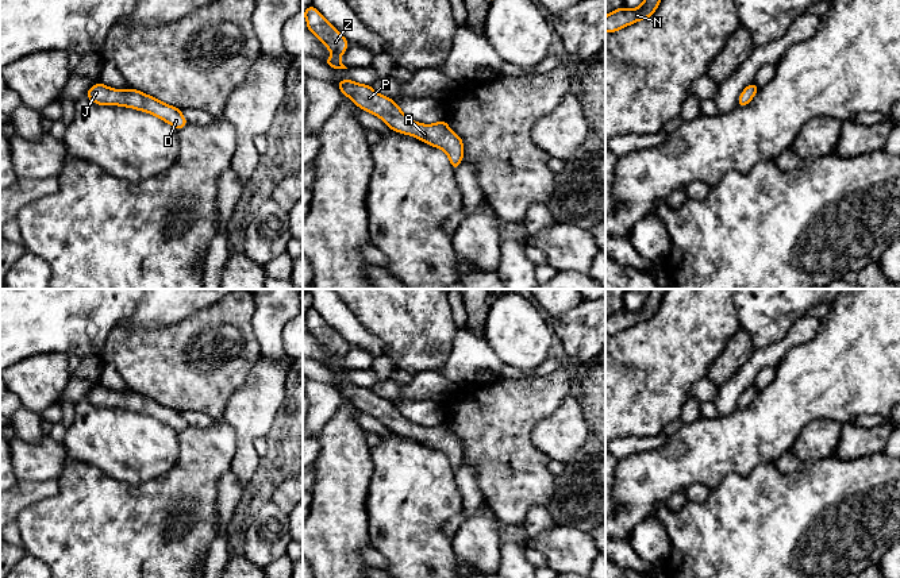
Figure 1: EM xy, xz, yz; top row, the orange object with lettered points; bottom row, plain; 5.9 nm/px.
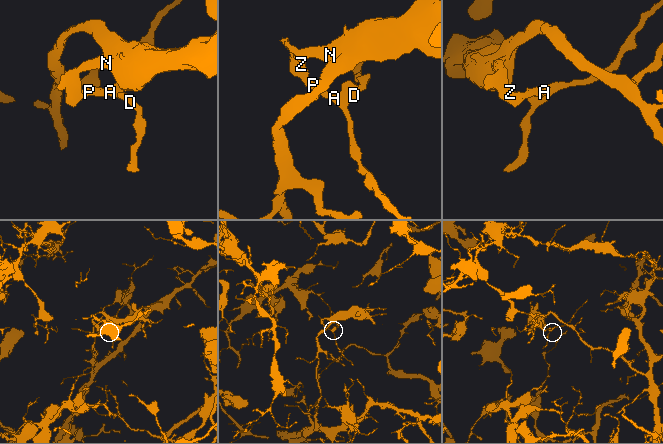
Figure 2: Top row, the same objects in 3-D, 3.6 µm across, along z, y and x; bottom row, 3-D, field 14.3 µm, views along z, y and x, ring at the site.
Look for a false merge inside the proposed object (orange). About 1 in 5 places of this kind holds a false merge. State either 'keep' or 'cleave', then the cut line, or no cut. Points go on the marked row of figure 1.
keep; cut none

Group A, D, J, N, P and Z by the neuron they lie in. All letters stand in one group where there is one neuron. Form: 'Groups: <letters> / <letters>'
Groups: A D J N P Z

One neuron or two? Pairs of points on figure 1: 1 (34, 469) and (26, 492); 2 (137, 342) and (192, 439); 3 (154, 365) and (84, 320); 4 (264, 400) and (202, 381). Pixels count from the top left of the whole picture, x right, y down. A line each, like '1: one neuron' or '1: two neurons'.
1: two neurons
2: two neurons
3: two neurons
4: two neurons

